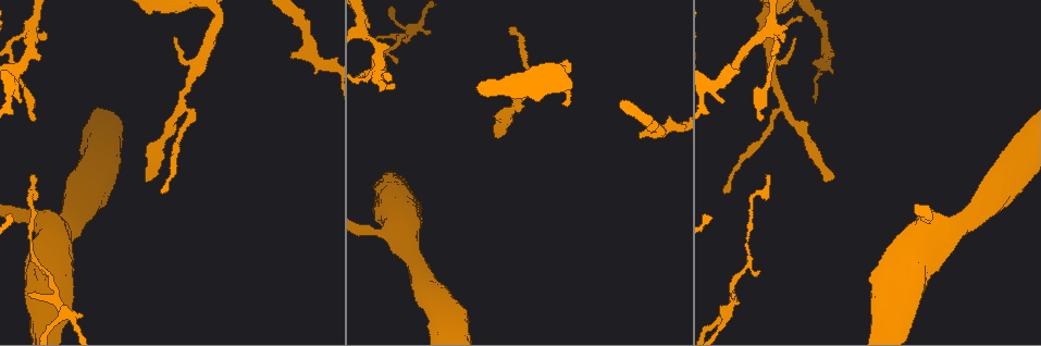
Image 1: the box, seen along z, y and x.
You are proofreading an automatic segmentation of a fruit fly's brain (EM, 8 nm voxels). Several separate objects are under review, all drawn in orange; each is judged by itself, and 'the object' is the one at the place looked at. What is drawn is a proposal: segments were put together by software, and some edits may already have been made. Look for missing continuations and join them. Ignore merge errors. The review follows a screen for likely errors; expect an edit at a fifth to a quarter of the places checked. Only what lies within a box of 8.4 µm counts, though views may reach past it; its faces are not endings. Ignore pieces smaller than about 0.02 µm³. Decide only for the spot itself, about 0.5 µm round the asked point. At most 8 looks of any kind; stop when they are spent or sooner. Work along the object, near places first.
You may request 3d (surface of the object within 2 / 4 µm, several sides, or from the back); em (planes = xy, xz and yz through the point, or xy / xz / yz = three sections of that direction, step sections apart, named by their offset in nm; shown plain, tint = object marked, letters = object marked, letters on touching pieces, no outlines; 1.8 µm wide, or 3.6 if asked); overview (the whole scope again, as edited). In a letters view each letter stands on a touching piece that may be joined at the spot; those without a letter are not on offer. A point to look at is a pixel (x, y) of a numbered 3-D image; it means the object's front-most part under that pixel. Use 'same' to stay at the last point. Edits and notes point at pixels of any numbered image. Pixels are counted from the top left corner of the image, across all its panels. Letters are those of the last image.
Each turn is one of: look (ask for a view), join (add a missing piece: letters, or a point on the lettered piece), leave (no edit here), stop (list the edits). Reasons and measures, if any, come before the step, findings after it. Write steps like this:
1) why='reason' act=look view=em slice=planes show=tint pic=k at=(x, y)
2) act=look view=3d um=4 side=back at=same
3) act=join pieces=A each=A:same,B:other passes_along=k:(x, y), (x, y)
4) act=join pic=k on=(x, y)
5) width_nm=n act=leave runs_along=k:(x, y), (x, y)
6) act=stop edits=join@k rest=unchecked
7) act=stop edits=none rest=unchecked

why='branch stops here' act=look view=em slice=planes show=letters pic=1 at=(28, 293)

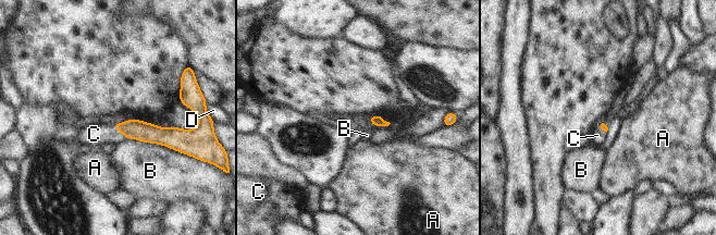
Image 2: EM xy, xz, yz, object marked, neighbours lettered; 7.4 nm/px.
act=join pieces=C each=A:other,B:other,C:same,D:other passes_along=2:(145, 132), (122, 133), (94, 134) found='it goes on there'

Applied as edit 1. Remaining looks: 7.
why='thin end' act=look view=em um=3.6 slice=xy step=8 show=tint pic=1 at=(35, 118)

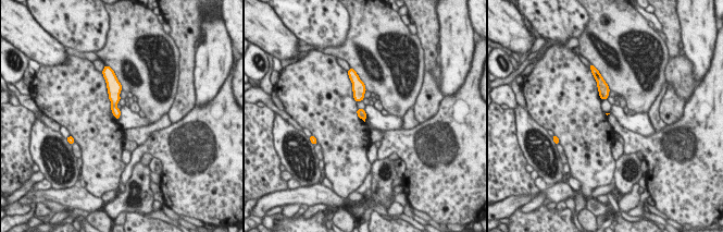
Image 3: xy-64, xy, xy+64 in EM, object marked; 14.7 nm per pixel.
act=look view=em um=3.6 slice=yz step=8 show=letters at=same

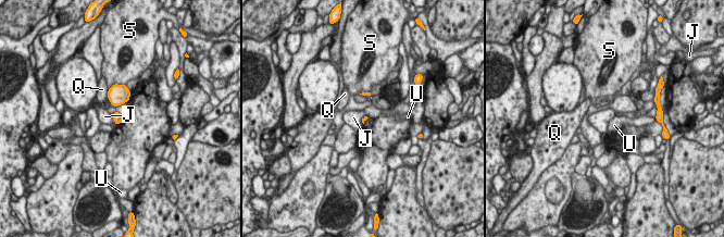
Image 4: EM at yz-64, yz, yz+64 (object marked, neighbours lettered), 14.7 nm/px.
act=leave each=J:other,Q:other,S:other,U:other found='none of them fits'

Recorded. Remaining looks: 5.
why='free end' act=look view=em um=3.6 slice=xy step=8 show=letters pic=1 at=(495, 128)

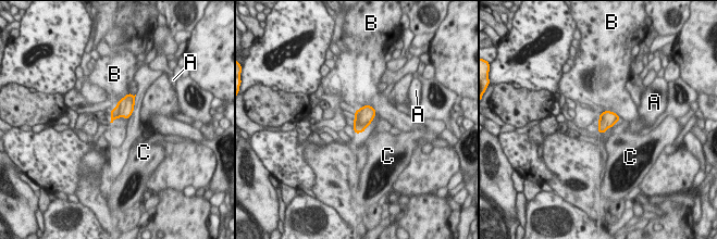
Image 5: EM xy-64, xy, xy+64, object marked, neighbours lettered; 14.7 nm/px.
width_nm=160 act=leave each=A:other,B:other,C:other border=5:(355, 112), (363, 105), (376, 112) found='no lettered piece goes on from it'

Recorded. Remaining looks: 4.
act=stop edits=join@2 rest=unchecked

